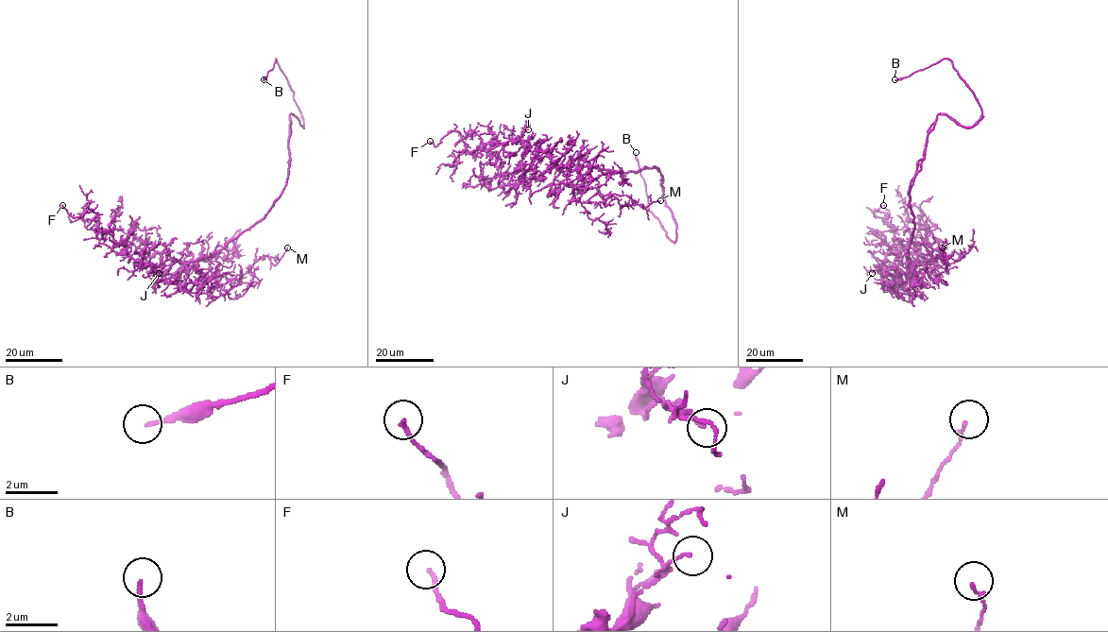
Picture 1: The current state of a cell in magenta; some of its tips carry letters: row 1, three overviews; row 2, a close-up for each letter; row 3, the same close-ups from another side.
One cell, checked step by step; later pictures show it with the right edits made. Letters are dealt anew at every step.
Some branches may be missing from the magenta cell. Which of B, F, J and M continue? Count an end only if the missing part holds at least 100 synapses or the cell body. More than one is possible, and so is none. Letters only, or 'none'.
B

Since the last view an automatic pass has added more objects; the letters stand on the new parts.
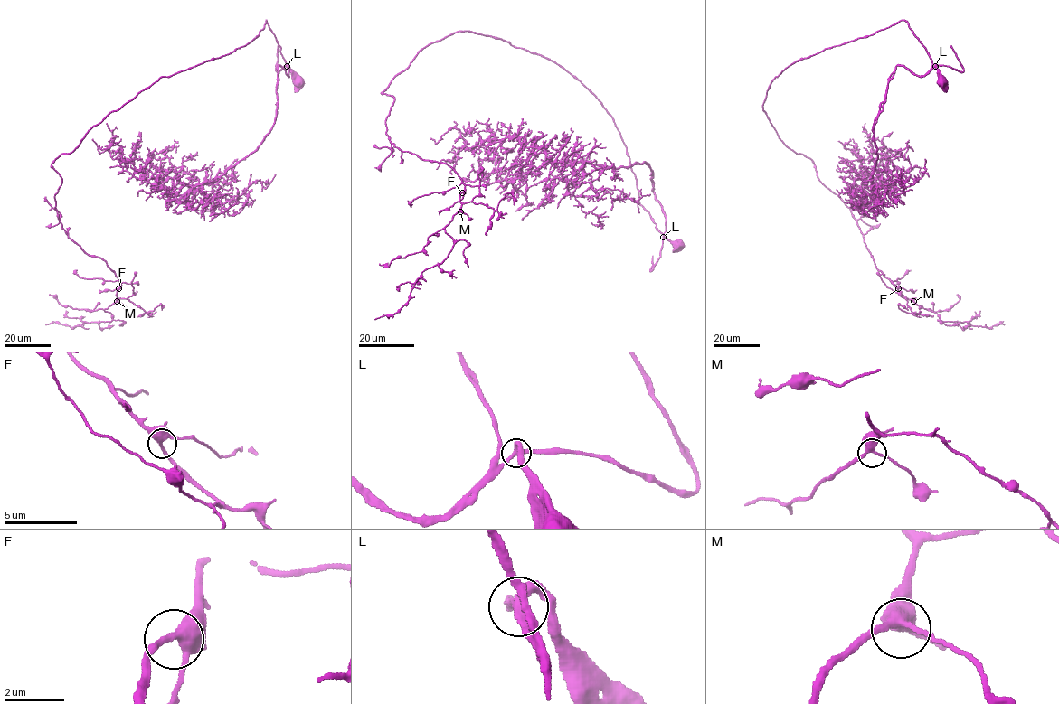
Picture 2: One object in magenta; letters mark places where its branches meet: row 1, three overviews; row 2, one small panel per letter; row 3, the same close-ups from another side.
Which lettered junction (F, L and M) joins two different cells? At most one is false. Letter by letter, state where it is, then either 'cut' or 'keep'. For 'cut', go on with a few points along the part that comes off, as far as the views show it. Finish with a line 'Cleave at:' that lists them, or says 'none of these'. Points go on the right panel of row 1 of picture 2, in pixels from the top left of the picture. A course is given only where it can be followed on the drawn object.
F: place (898, 288); keep
L: place (935, 66); cut; course (935, 66), (963, 70), (950, 45)
M: place (913, 301); keep
Cleave at: L

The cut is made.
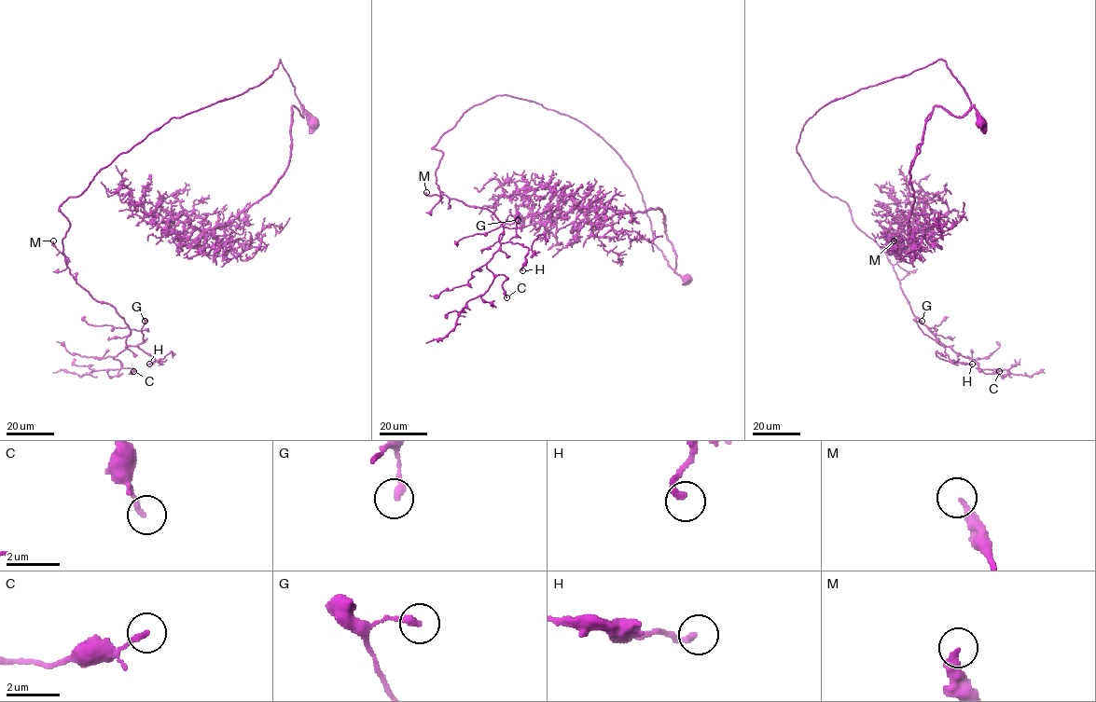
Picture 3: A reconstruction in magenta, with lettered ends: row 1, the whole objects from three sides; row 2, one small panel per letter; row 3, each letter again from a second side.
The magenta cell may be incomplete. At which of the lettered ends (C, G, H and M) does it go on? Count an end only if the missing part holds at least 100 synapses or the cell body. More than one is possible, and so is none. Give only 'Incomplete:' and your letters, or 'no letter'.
Incomplete: no letter

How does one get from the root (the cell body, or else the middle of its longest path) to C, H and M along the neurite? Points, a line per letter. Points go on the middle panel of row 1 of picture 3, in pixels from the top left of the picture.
C: (687, 278), (602, 138), (498, 95), (432, 147), (439, 189), (503, 227), (487, 268), (506, 297)
H: (687, 278), (602, 138), (498, 95), (432, 147), (435, 175), (528, 248), (522, 270)
M: (687, 278), (654, 243), (621, 158), (534, 102), (468, 109), (432, 147), (441, 197), (426, 192)

